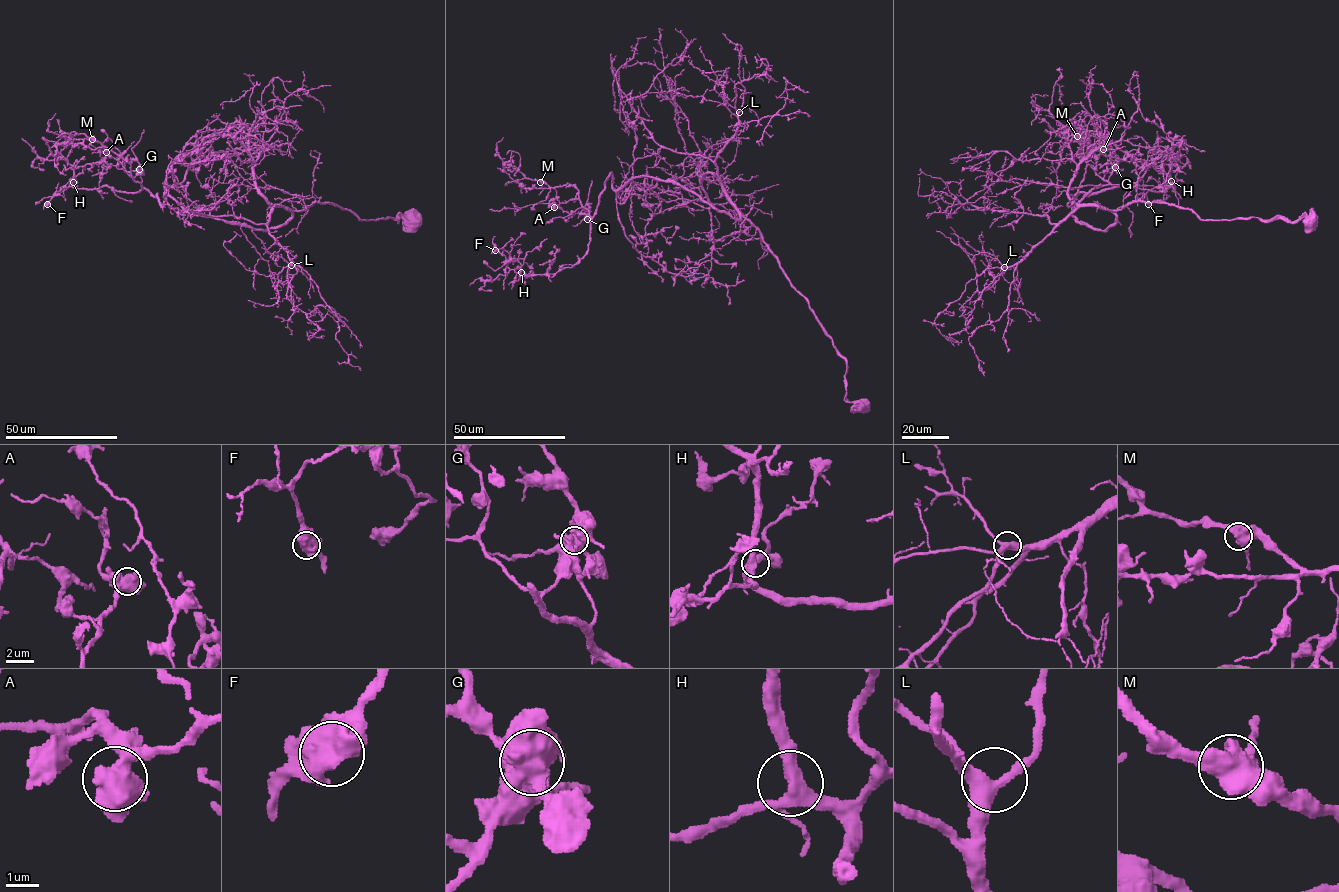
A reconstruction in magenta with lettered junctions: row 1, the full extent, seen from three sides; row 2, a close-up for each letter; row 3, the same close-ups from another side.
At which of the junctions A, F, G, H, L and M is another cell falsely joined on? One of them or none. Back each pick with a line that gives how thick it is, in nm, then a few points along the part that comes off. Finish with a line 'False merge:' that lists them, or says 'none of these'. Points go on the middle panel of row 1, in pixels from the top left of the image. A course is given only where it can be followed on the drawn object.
G: calibre 750 nm; course (587, 219), (587, 214), (580, 213), (586, 204), (591, 181)
False merge: G

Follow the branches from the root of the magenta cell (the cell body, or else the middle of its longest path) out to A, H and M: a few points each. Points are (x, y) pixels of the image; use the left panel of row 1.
A: (415, 221), (360, 220), (314, 202), (275, 227), (252, 230), (186, 211), (165, 193), (162, 207), (106, 152)
H: (415, 221), (314, 202), (252, 230), (165, 193), (162, 207), (143, 188), (73, 182)
M: (415, 221), (314, 202), (252, 230), (165, 193), (162, 207), (92, 139)

